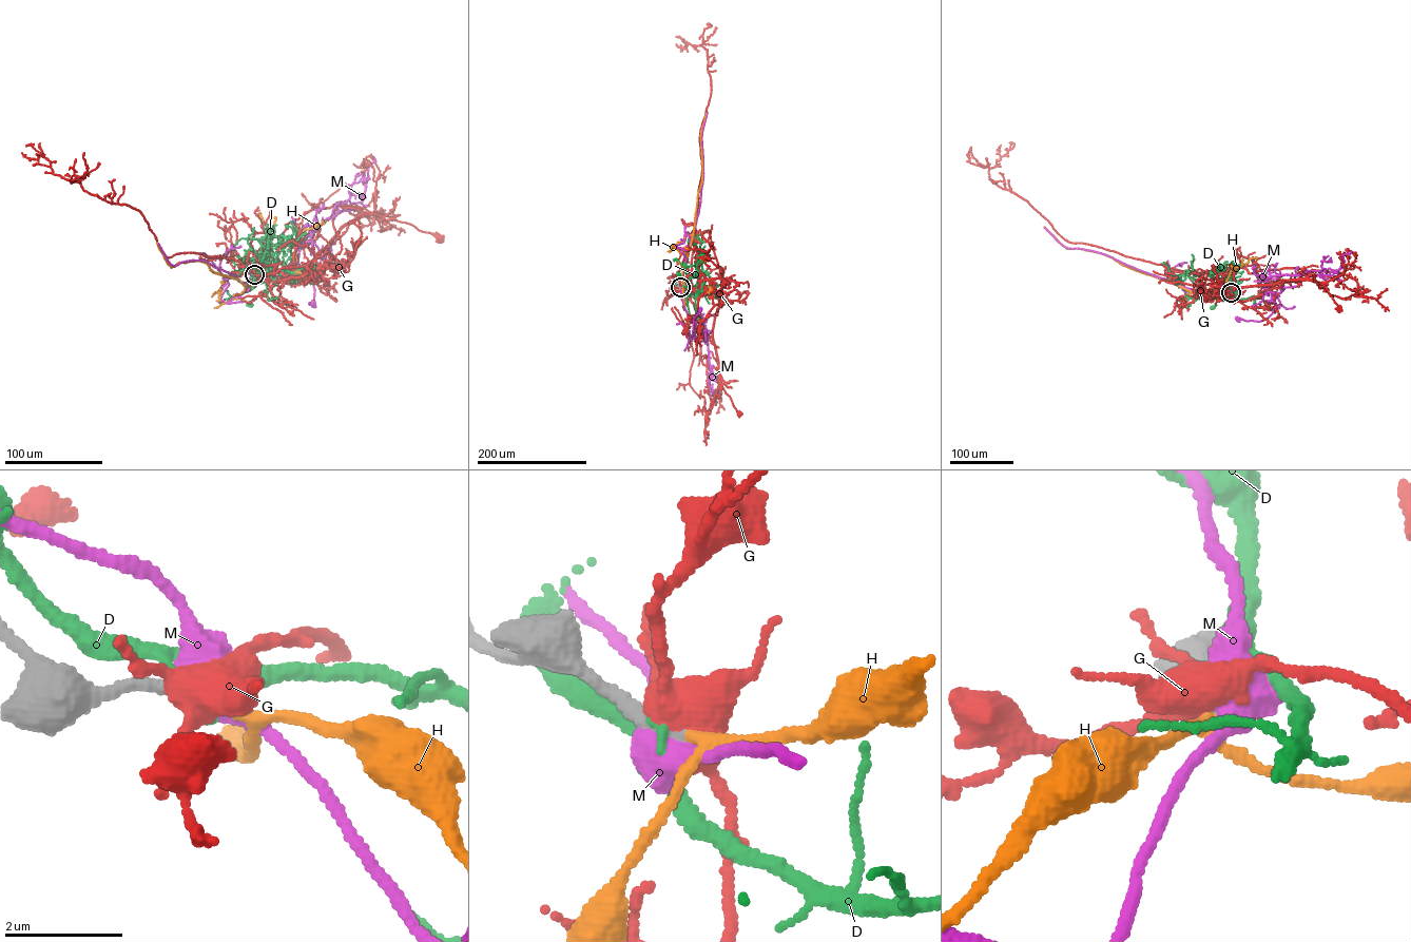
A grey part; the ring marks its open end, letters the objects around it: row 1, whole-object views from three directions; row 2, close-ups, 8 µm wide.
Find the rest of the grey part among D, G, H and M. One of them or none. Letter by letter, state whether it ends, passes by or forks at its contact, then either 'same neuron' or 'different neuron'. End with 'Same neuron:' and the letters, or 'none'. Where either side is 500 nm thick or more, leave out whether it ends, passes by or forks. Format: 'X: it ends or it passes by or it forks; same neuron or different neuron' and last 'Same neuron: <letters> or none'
D: it passes by; different neuron
G: it forks; different neuron
H: it passes by; same neuron
M: different neuron
Same neuron: H

